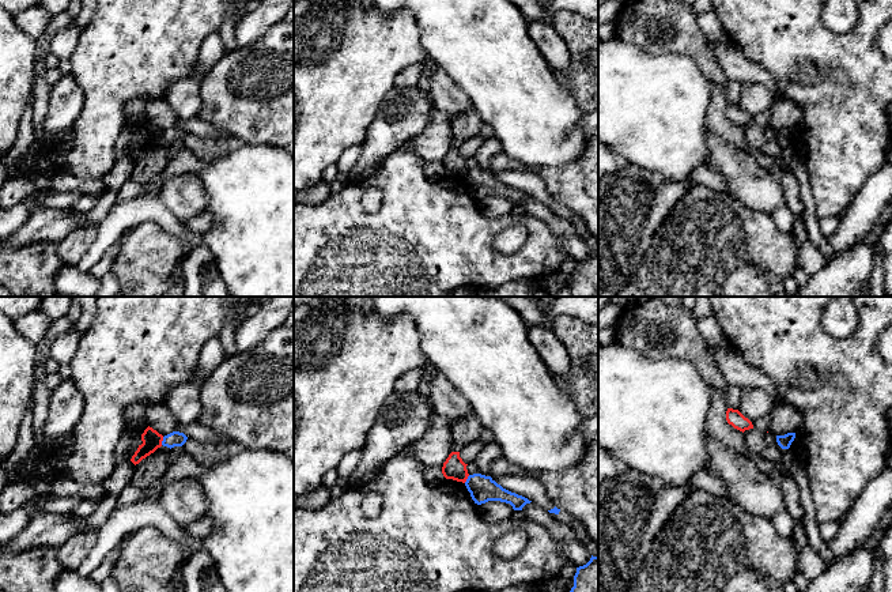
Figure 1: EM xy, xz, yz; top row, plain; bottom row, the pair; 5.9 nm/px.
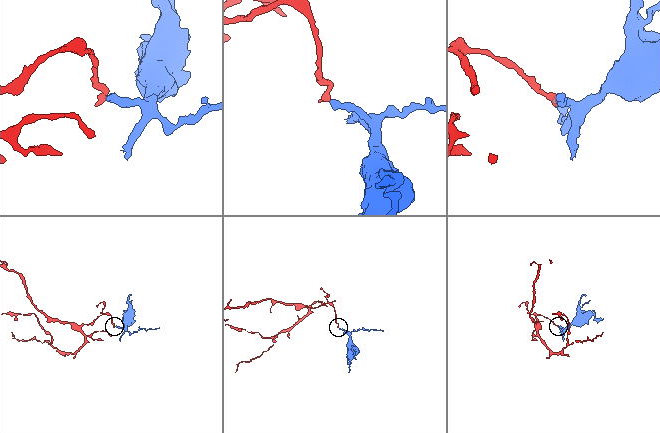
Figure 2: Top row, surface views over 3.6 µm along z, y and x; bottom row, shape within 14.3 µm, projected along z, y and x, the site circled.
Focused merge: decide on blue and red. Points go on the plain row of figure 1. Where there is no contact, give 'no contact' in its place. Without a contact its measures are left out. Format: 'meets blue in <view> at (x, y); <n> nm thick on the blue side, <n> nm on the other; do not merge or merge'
meets blue in xy at (162, 136); 90 nm thick on the blue side, 110 nm on the other; do not merge

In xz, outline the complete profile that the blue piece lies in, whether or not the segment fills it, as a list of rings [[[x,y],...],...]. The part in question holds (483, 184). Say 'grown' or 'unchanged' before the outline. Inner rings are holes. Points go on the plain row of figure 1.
unchanged; [[[481,169],[469,170],[465,181],[470,188],[472,195],[477,200],[485,199],[488,196],[500,196],[510,199],[514,205],[522,205],[526,199],[532,197],[522,191],[503,184],[491,171]]]

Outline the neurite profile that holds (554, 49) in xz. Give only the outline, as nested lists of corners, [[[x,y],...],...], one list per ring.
[[[543,20],[528,23],[528,33],[553,71],[568,69],[570,52],[552,24]]]

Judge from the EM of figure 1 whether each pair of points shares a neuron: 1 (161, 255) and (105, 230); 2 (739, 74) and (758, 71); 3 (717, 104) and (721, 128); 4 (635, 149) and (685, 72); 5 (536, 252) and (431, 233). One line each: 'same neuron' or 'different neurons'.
1: different neurons
2: same neuron
3: same neuron
4: same neuron
5: same neuron

